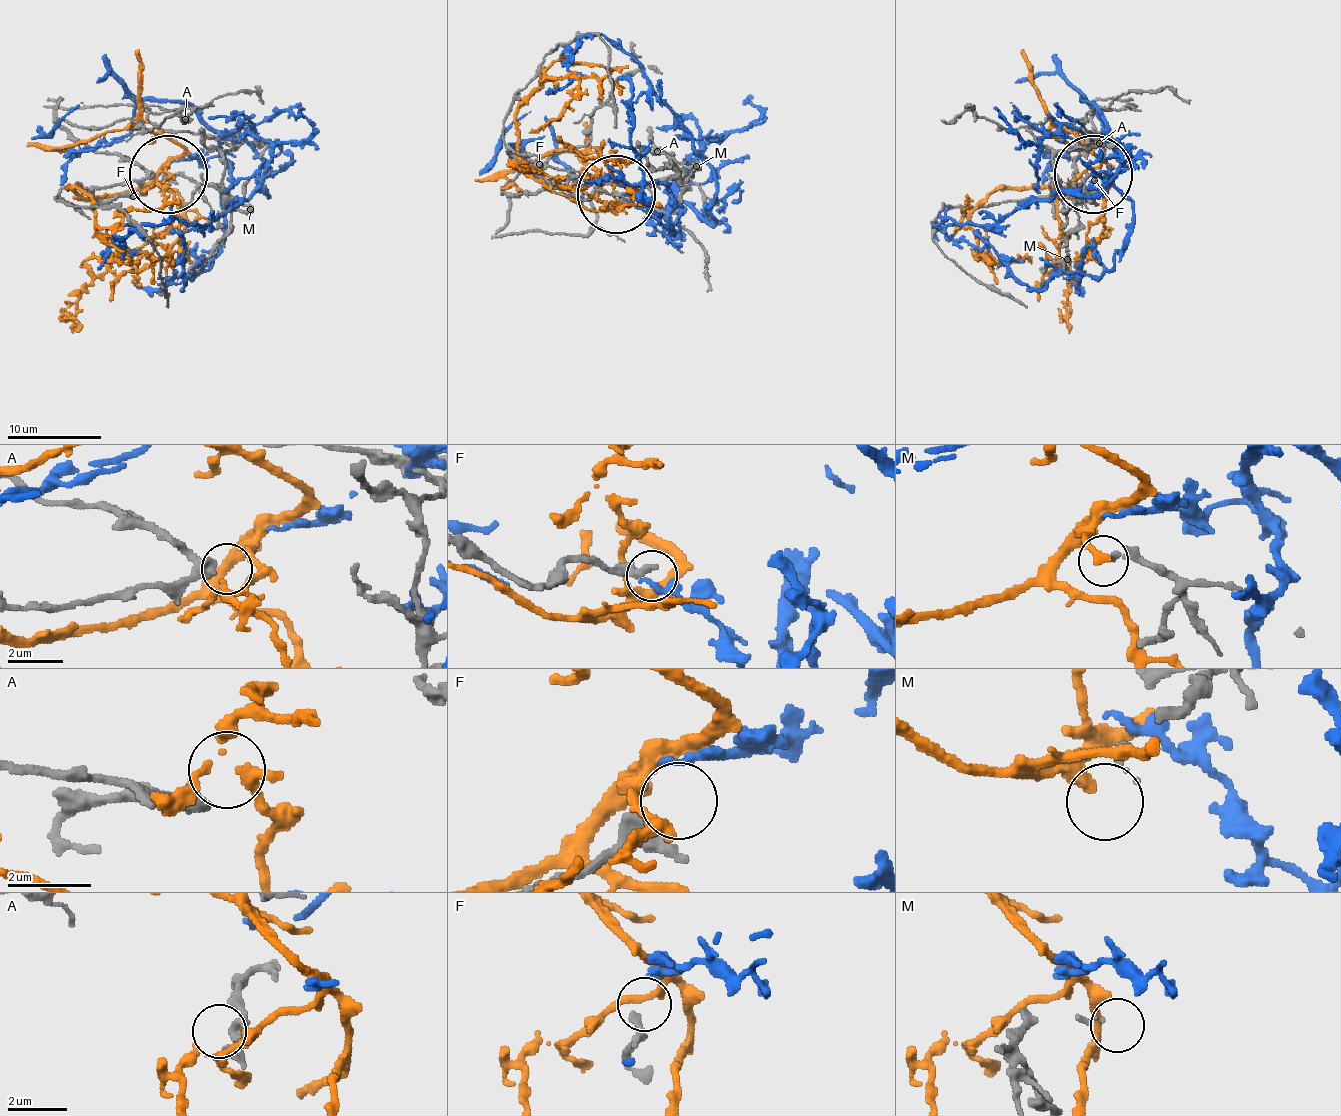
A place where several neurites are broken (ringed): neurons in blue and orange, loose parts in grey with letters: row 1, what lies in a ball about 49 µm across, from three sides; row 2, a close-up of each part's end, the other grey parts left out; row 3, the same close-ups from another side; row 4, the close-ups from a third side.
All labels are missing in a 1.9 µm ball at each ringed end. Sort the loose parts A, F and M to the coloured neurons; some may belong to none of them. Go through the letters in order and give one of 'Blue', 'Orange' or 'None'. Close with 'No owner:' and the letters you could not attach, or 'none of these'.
A: None
F: None
M: None
No owner: A, F, M

